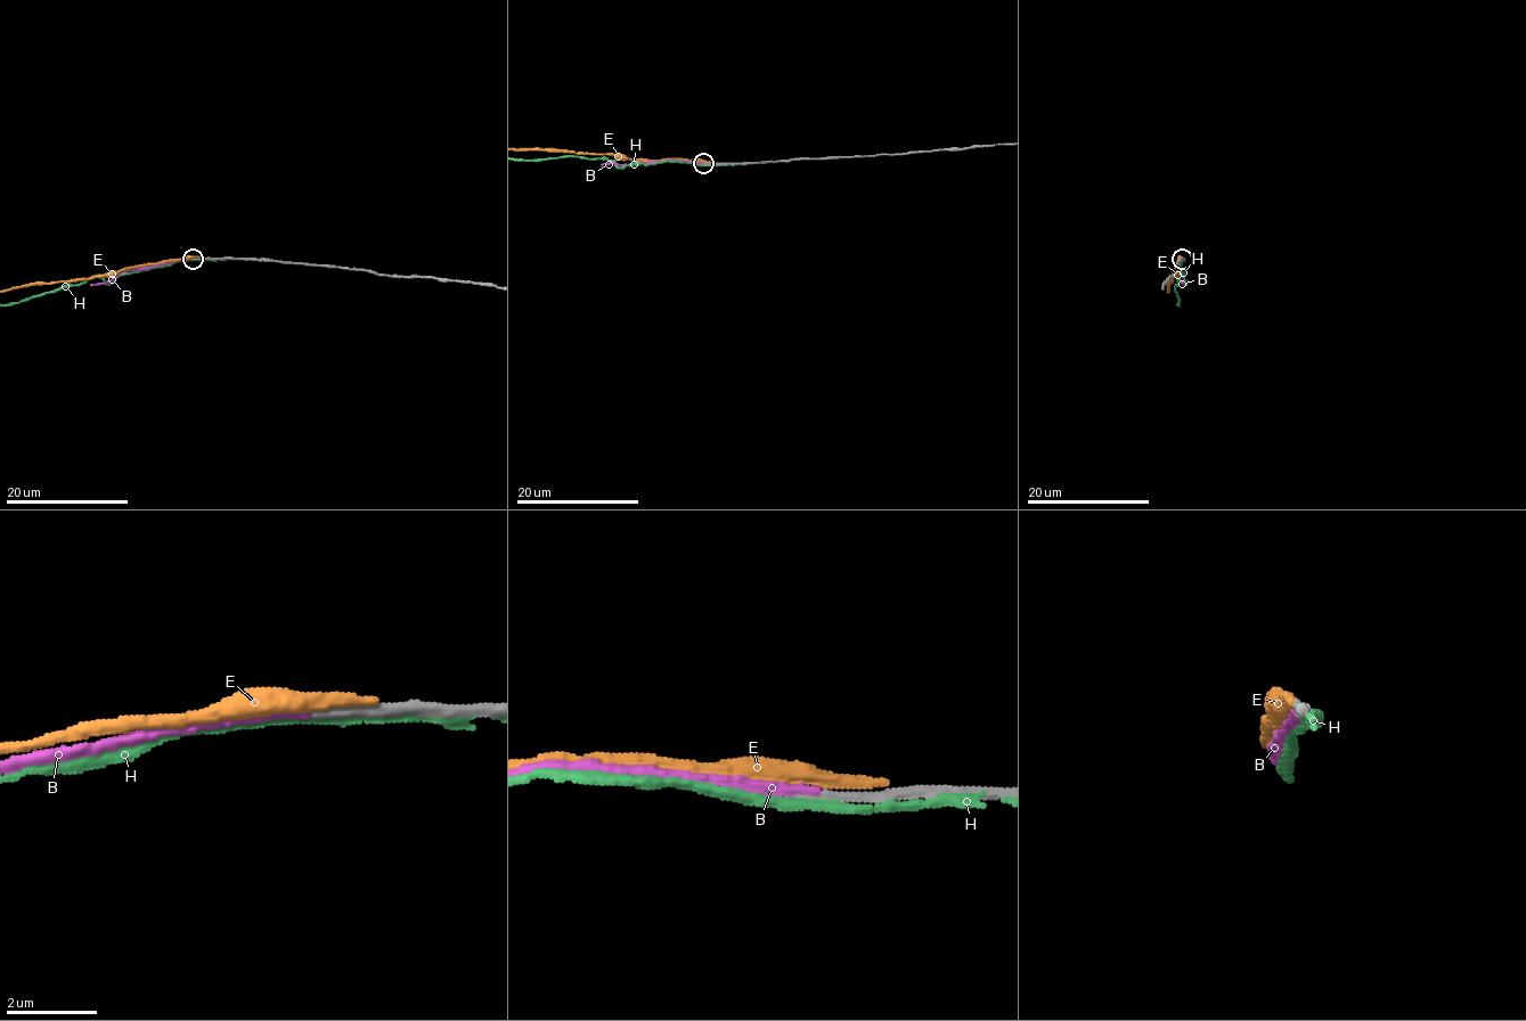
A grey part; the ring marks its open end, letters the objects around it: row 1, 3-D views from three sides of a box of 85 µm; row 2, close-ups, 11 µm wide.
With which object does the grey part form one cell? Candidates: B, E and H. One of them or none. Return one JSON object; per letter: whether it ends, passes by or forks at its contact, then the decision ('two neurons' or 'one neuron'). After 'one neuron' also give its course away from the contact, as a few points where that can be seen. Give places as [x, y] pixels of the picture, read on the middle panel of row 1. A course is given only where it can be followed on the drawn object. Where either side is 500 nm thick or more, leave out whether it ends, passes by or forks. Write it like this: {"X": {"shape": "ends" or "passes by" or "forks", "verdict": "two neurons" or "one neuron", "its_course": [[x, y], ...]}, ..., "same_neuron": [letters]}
{"B": {"shape": "ends", "verdict": "one neuron", "its_course": [[704, 163], [678, 160], [602, 164]]}, "E": {"shape": "ends", "verdict": "two neurons"}, "H": {"shape": "passes by", "verdict": "two neurons"}, "same_neuron": ["B"]}

